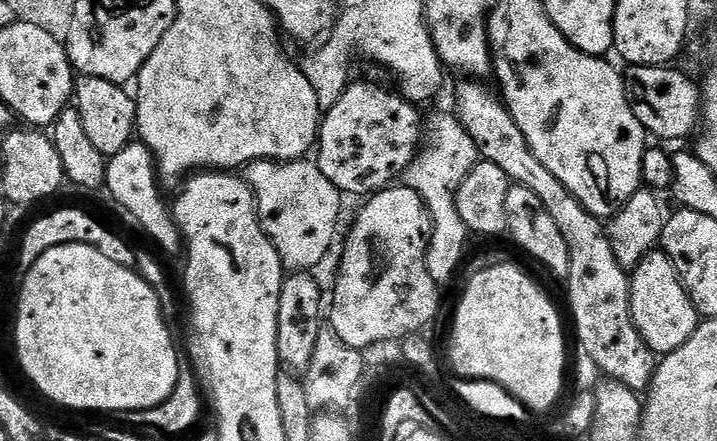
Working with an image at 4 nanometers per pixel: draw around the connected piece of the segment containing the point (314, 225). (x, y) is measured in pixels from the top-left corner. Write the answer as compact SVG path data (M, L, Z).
M311 159L299 160L254 160L246 168L246 179L256 195L256 213L260 216L260 223L264 225L264 232L272 239L272 245L278 250L280 261L285 269L292 274L304 274L315 264L324 260L324 255L332 248L336 240L336 227L340 224L340 200L342 193L322 174L322 170Z

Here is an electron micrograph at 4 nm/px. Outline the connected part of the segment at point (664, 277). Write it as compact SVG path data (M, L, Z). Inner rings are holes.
M663 250L651 252L631 273L632 321L640 331L644 344L654 354L678 350L694 334L698 313L684 288L674 262Z

